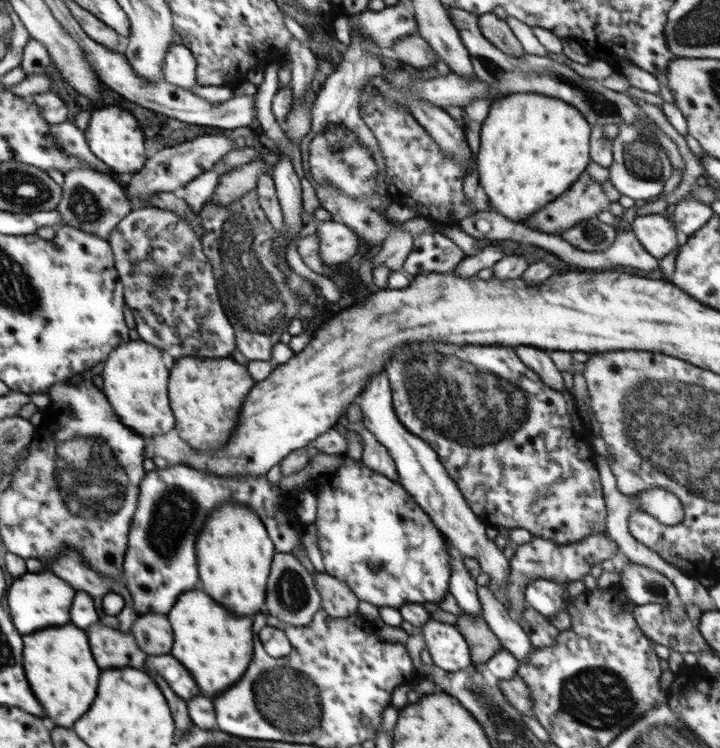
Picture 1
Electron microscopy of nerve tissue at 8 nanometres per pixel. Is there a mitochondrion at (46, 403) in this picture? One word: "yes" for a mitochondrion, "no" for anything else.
no

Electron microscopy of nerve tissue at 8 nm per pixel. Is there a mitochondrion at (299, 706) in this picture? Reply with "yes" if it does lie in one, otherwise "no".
yes

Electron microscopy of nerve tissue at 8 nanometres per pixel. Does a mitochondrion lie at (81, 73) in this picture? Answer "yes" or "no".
no

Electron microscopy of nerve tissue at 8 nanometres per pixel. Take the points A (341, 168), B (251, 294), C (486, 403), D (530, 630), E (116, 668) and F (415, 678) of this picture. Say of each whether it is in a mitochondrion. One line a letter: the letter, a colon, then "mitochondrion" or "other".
A: mitochondrion
B: mitochondrion
C: mitochondrion
D: other
E: other
F: other

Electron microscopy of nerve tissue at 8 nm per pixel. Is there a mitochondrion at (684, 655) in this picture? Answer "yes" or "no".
no

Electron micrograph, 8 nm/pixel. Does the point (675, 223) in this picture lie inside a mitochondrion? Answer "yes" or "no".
no

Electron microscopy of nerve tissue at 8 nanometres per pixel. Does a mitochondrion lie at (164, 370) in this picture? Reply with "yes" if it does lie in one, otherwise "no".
no

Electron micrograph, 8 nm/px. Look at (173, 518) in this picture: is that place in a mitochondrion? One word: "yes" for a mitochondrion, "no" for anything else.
yes

